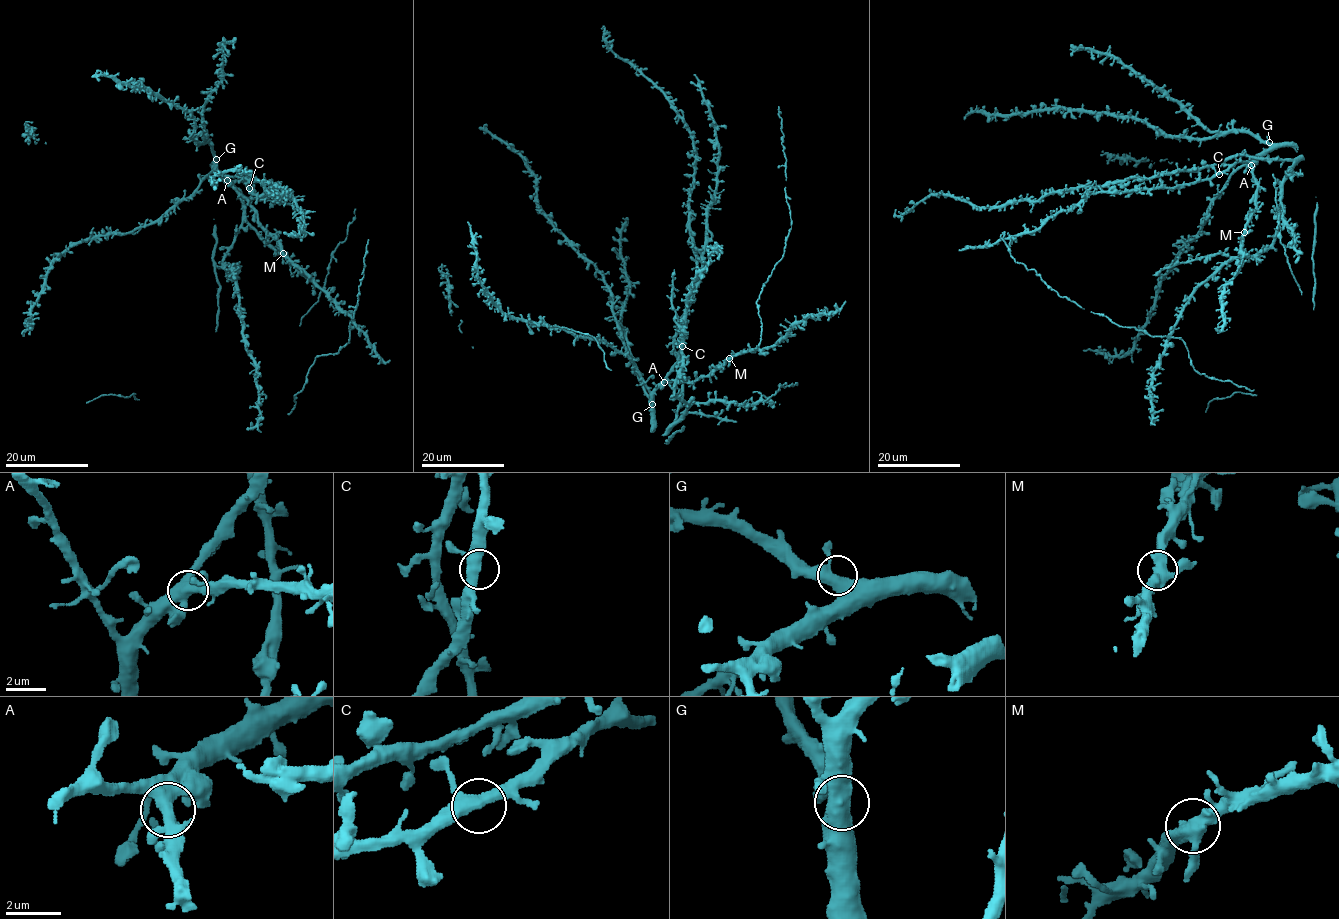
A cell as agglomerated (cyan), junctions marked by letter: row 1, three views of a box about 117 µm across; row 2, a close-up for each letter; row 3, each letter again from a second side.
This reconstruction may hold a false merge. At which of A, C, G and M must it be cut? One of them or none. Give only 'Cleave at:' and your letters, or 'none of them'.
Cleave at: none of them

